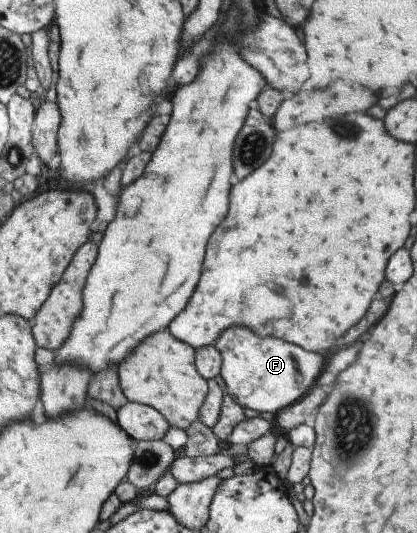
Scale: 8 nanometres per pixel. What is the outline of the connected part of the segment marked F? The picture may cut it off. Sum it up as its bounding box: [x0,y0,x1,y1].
[214,327,324,415]

